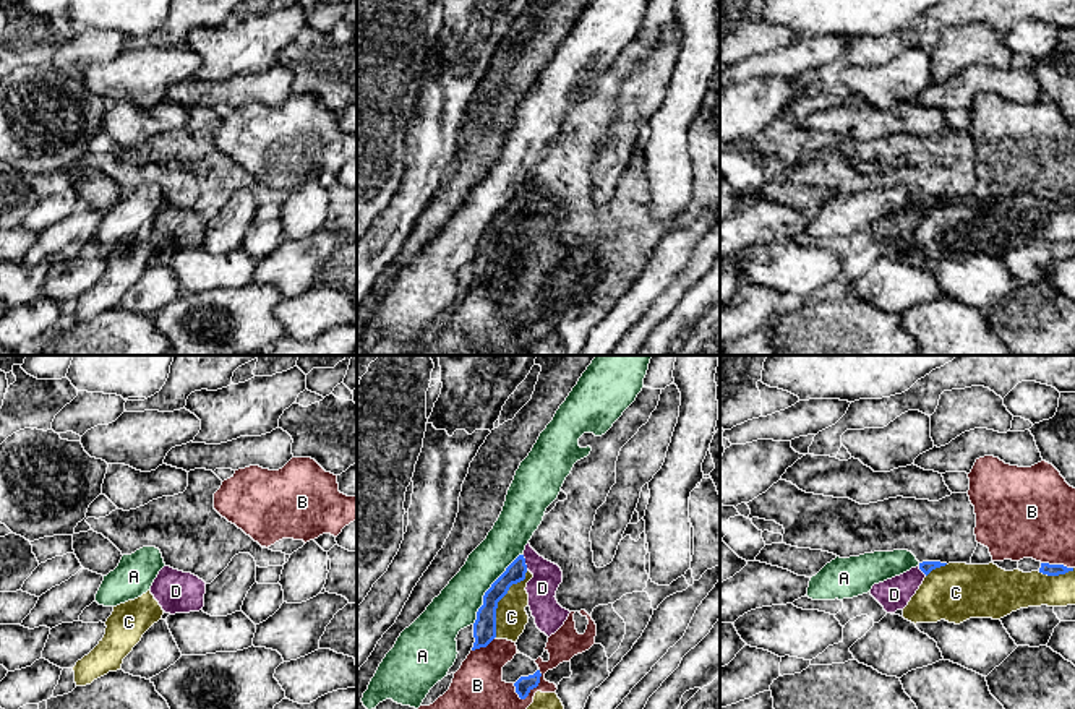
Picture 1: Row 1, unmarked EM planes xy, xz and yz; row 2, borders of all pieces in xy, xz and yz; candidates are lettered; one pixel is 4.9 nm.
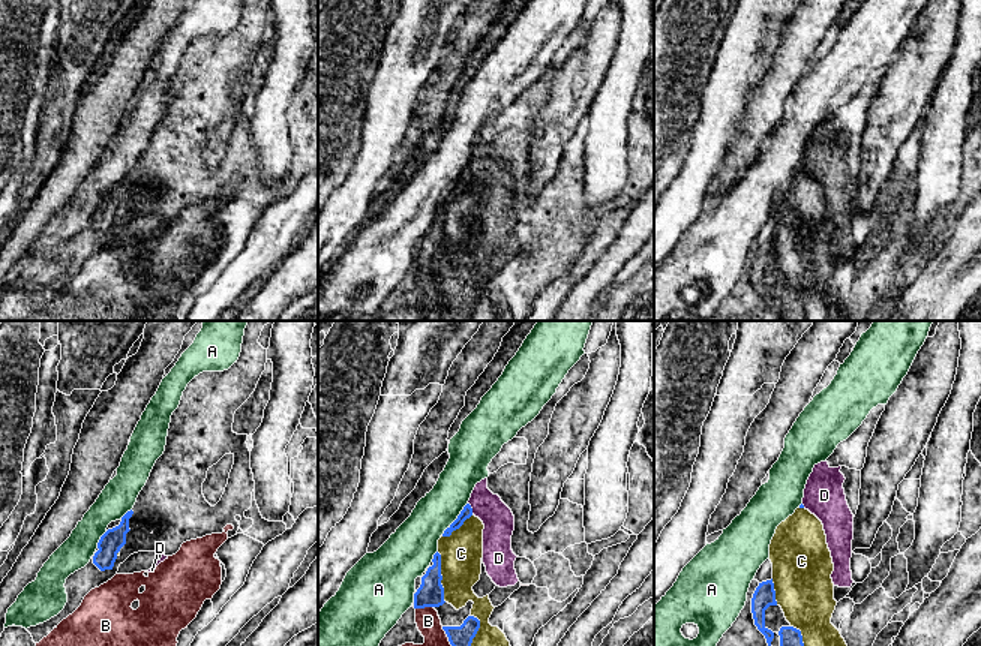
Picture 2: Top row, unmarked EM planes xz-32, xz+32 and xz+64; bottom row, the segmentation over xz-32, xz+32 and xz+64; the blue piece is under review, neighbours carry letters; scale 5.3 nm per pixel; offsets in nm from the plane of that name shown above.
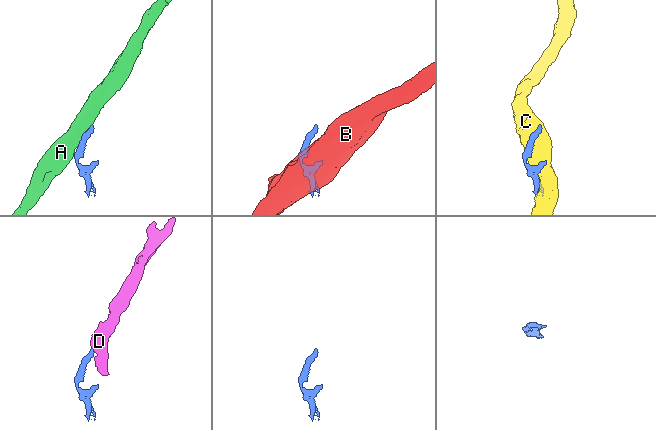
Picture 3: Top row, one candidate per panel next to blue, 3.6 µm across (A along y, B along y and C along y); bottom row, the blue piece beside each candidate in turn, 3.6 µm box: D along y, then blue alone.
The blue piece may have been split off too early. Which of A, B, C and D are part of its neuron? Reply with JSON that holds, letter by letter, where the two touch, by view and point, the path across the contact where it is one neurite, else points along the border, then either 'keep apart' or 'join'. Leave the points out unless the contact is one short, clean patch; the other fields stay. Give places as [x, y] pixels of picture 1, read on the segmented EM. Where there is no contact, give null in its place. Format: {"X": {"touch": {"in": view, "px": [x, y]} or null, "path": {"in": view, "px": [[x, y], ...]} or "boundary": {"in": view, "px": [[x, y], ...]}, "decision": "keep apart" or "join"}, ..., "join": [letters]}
{"A": {"touch": {"in": "xz", "px": [490, 588]}, "boundary": {"in": "xz", "px": [[522, 554], [485, 592], [483, 604], [472, 623]]}, "decision": "keep apart"}, "B": {"touch": {"in": "xz", "px": [535, 687]}, "boundary": {"in": "xz", "px": [[540, 670], [540, 680], [521, 700]]}, "decision": "keep apart"}, "C": {"touch": {"in": "xz", "px": [500, 599]}, "decision": "keep apart"}, "D": {"touch": {"in": "xz", "px": [524, 562]}, "path": {"in": "xz", "px": [[514, 573], [524, 562], [542, 576], [542, 588]]}, "decision": "join"}, "join": ["D"]}

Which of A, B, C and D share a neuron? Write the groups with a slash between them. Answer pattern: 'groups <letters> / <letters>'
groups A / B / C / D

